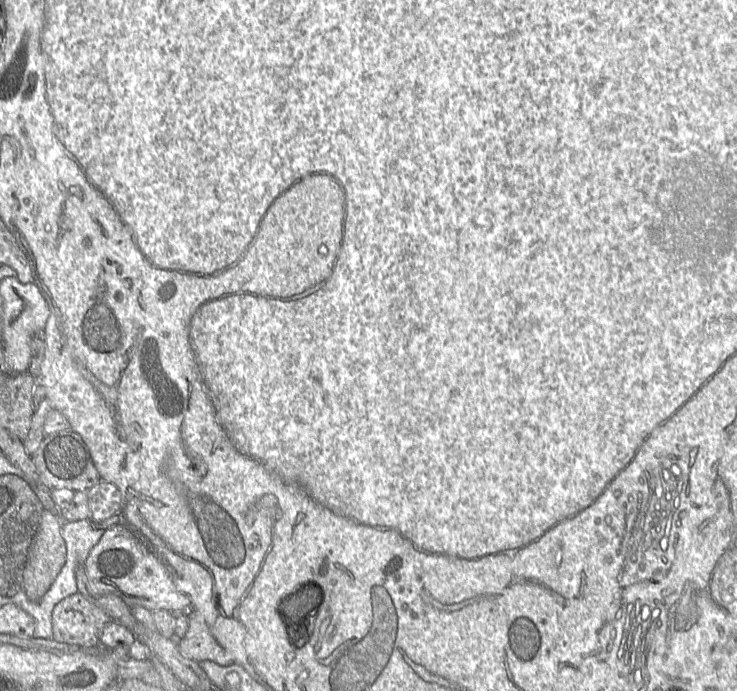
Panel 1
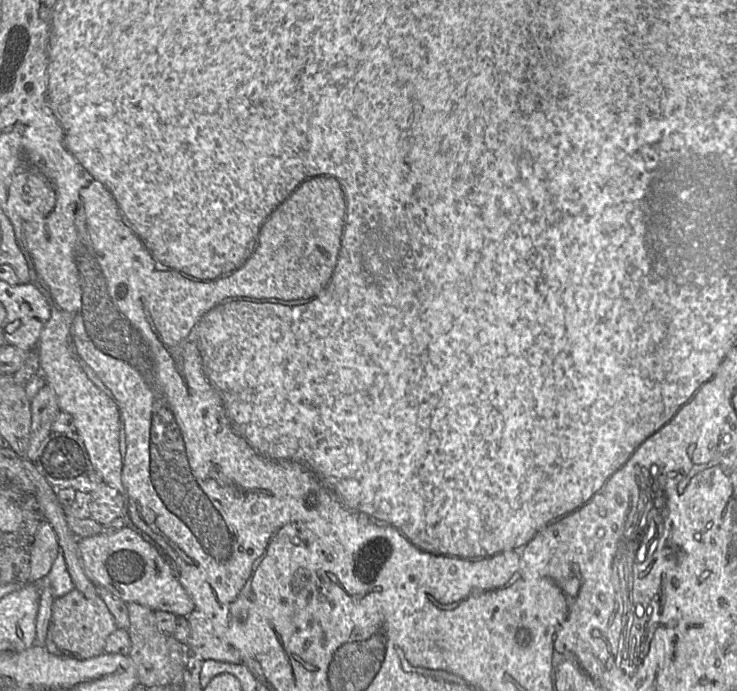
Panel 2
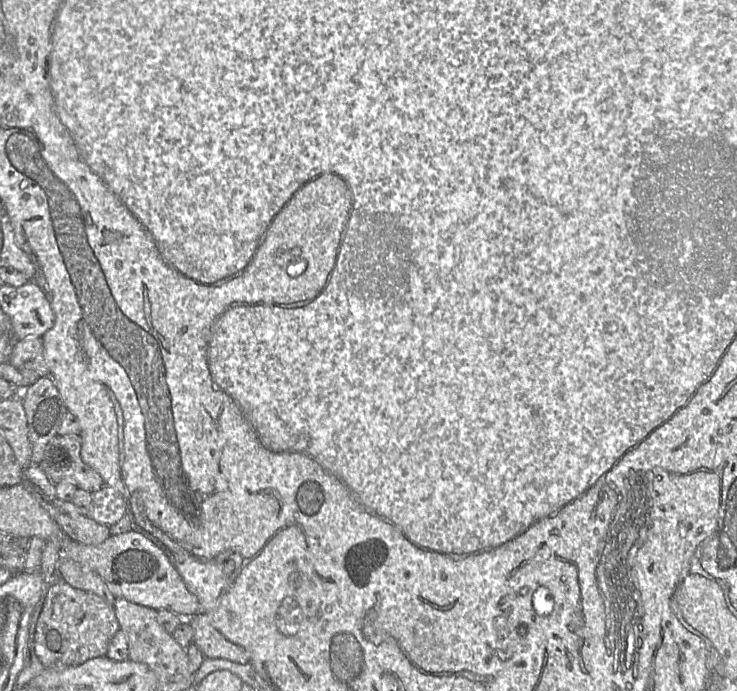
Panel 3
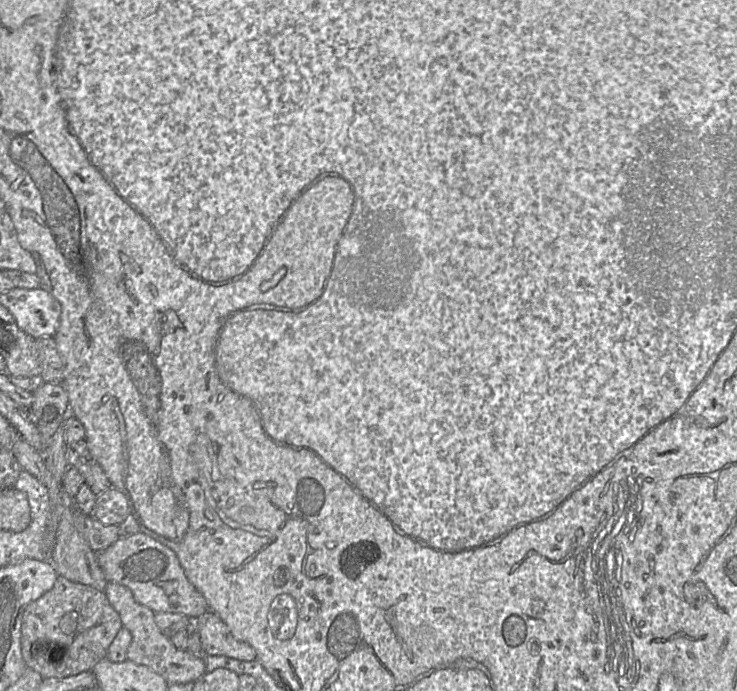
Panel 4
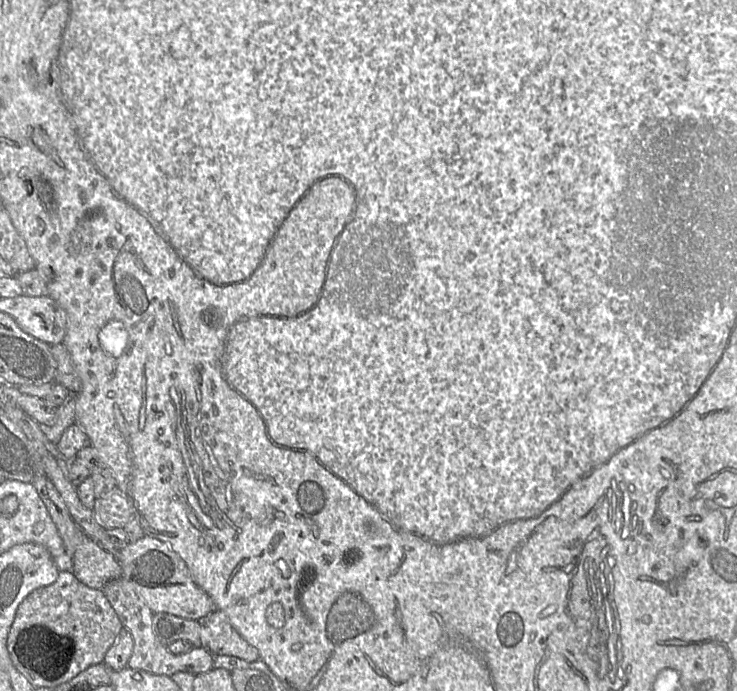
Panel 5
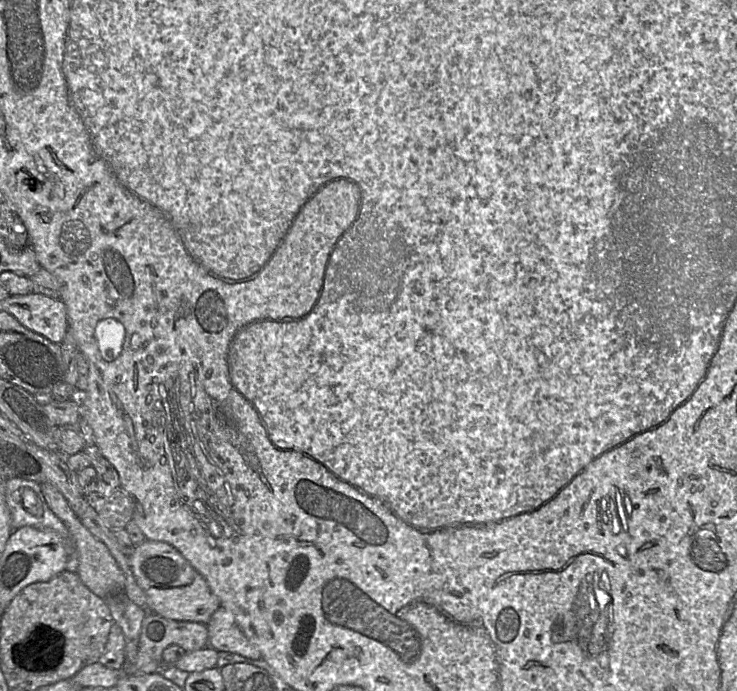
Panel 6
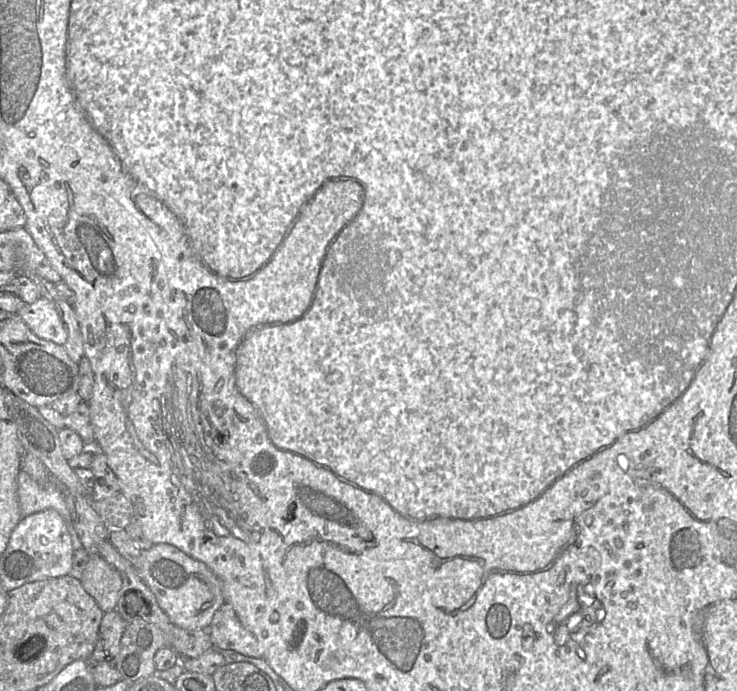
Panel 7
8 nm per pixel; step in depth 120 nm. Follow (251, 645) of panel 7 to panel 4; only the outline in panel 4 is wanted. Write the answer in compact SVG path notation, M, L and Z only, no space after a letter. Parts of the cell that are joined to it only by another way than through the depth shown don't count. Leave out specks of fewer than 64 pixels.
M207 611L196 620L205 656L227 656L242 661L254 661L256 651L249 644L236 639L226 623L213 611Z

